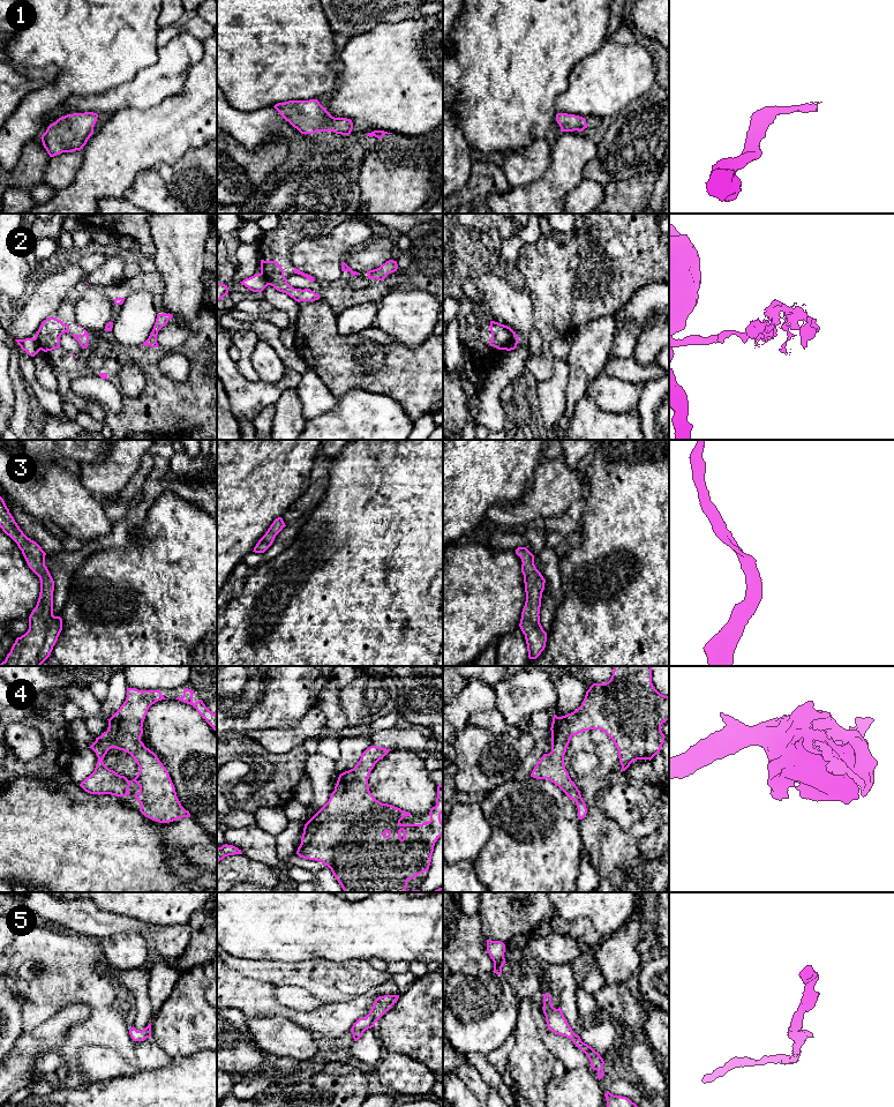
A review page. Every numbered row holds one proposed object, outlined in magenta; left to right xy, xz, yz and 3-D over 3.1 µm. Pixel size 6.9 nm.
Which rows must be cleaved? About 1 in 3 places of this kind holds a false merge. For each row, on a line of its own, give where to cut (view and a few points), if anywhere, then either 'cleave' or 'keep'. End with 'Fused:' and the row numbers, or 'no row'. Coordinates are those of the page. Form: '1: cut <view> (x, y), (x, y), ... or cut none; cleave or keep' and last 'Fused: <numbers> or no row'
1: cut none; keep
2: cut xz (260, 274), (268, 284); cleave
3: cut none; keep
4: cut none; keep
5: cut none; keep
Fused: 2

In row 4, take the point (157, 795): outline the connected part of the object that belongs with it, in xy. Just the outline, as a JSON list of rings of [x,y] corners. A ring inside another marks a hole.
[[[127,688],[127,697],[120,709],[112,715],[108,720],[107,731],[100,736],[96,738],[96,741],[89,747],[91,748],[97,757],[98,762],[96,764],[95,771],[87,777],[80,786],[90,794],[111,794],[115,796],[129,795],[128,791],[130,784],[135,781],[140,786],[140,792],[134,796],[141,803],[140,811],[148,818],[159,822],[170,823],[178,818],[190,817],[188,810],[186,810],[175,792],[175,787],[171,780],[171,777],[159,761],[157,755],[144,746],[141,741],[143,734],[143,721],[148,713],[149,708],[158,701],[167,700],[165,698],[160,690],[138,690],[136,688]],[[111,748],[123,750],[132,755],[138,765],[138,773],[133,780],[128,780],[125,776],[118,775],[115,771],[110,770],[103,762],[105,755]]]

